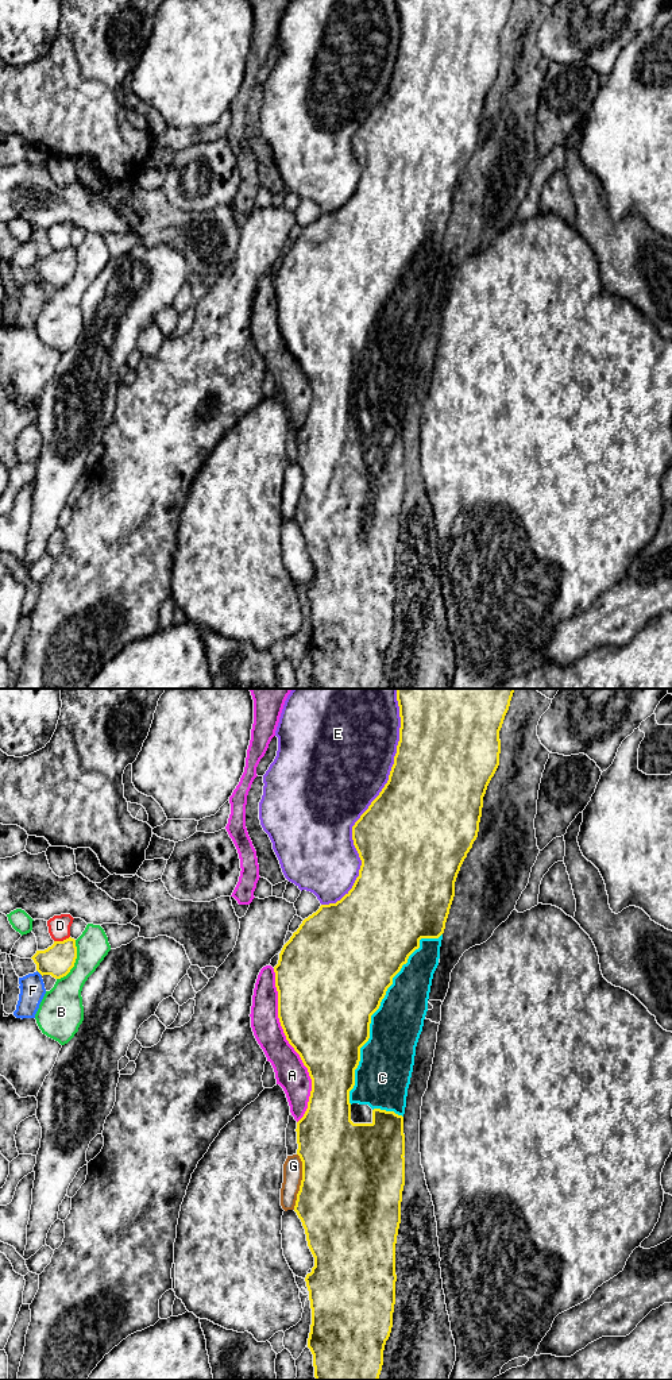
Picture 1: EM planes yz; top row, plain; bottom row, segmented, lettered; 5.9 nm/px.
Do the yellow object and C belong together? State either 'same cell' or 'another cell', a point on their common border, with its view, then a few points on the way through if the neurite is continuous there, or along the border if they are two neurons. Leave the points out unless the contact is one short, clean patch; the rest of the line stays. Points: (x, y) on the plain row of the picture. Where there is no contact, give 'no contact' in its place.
same cell; contact yz (375, 319)

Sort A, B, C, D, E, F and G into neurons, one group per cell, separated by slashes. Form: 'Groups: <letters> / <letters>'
Groups: A / B / C / D / E / F / G

